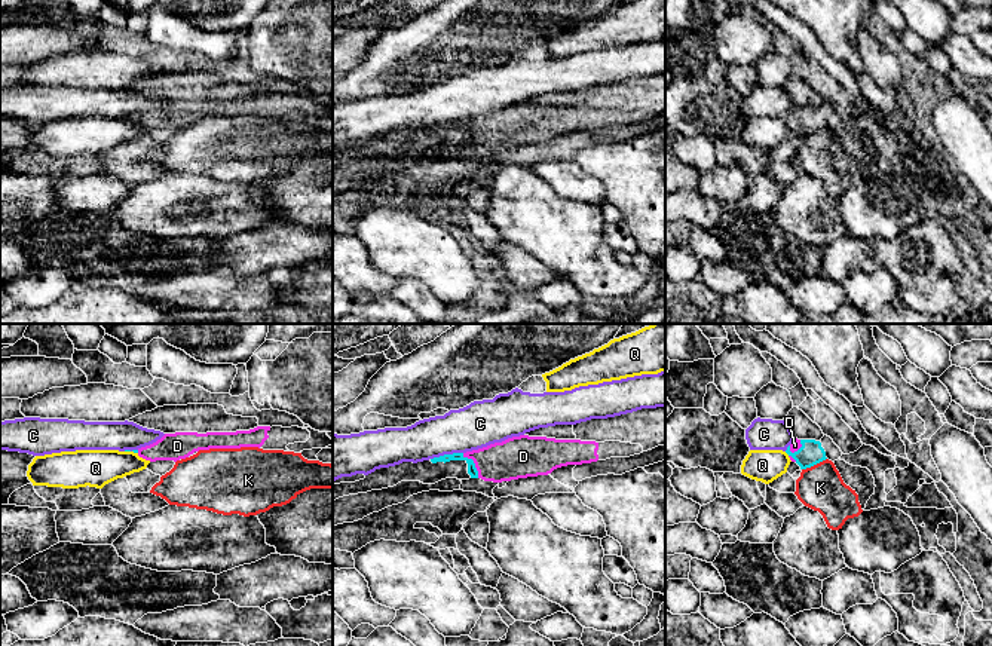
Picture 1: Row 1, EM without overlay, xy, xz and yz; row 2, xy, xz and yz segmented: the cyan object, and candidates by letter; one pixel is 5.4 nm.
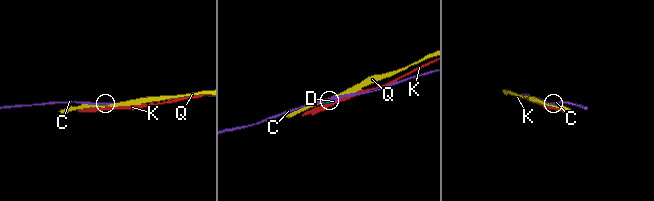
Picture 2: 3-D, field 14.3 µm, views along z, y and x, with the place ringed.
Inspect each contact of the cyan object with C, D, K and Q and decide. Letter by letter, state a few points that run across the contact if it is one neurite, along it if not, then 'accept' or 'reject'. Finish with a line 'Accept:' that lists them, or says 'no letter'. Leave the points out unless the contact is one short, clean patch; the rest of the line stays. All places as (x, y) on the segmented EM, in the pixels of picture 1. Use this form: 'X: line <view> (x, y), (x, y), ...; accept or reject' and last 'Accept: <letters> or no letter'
C: line xz (462, 452), (440, 455), (431, 459); reject
D: accept
K: reject
Q: line yz (784, 452), (789, 455); reject
Accept: D

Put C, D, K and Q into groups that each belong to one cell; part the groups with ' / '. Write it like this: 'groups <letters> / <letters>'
groups C / D / K / Q

